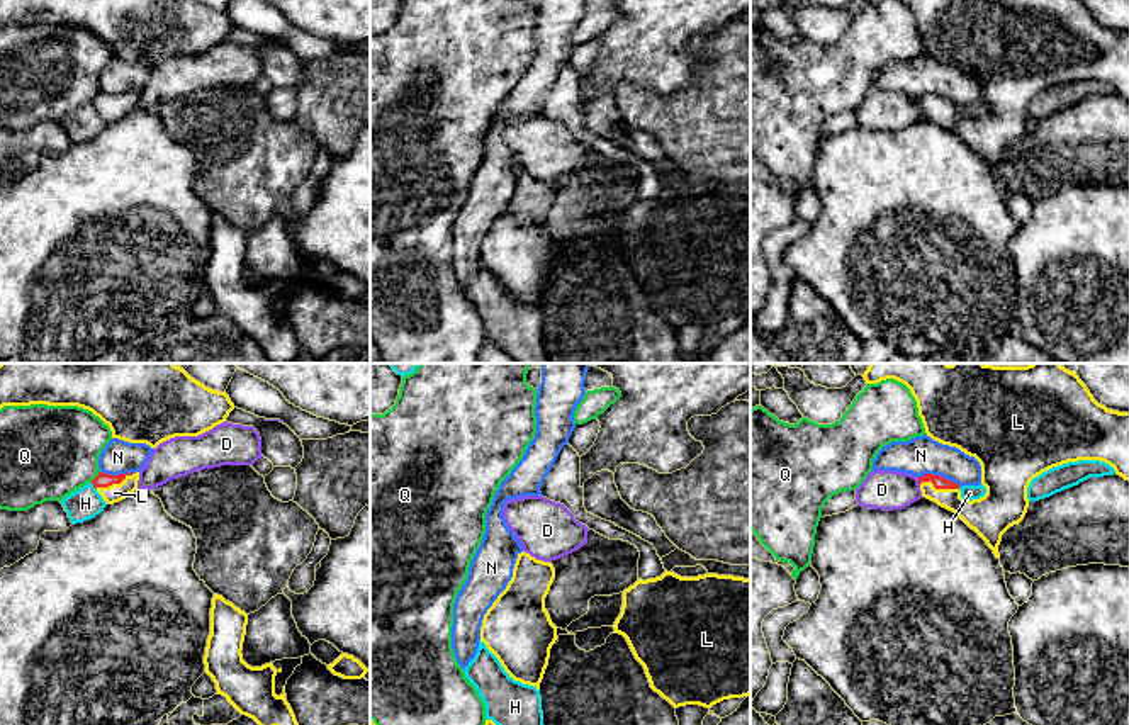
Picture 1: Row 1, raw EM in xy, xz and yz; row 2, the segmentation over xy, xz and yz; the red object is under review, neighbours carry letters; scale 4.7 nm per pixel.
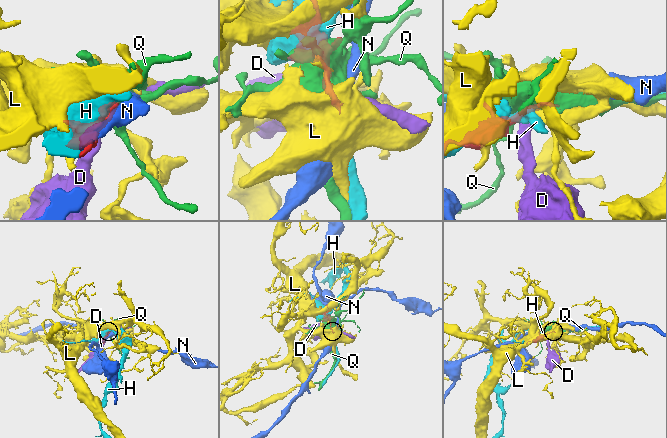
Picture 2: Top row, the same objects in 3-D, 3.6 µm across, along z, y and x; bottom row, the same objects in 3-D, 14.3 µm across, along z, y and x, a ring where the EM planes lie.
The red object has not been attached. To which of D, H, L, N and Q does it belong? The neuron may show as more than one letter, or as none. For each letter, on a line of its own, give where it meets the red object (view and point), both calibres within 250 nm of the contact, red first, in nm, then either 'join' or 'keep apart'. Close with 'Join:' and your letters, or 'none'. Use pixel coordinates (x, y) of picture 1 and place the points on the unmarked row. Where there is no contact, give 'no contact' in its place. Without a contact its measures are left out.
D: meets red in yz at (919, 101); 60 nm thick on the red side, 190 nm on the other; keep apart
H: meets red in xy at (94, 106); 70 nm thick on the red side, 150 nm on the other; keep apart
L: meets red in yz at (939, 107); 60 nm thick on the red side, 170 nm on the other; join
N: meets red in yz at (939, 95); 60 nm thick on the red side, 180 nm on the other; keep apart
Q: meets red in xy at (97, 95); 70 nm thick on the red side, 440 nm on the other; keep apart
Join: L

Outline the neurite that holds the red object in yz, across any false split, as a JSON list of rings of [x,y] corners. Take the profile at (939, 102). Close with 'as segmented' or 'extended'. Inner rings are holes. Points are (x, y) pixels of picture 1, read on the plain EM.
[[[898,0],[917,20],[927,56],[956,66],[981,85],[986,114],[963,119],[959,104],[918,97],[922,115],[956,132],[1000,178],[1002,155],[1029,127],[1027,107],[1042,92],[1078,80],[1100,80],[1129,100],[1129,32],[1098,24],[1081,0]]]; extended

